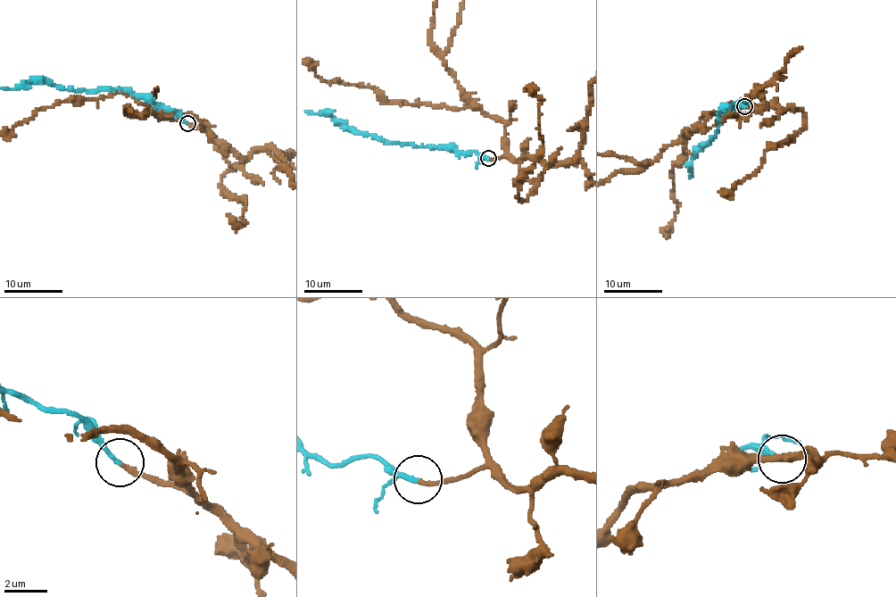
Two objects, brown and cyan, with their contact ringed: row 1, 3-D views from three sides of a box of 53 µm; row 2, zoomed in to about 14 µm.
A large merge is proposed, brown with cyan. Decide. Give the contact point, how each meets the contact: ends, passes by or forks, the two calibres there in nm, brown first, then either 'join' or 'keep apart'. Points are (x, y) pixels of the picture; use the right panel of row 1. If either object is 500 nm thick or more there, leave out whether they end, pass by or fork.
(744, 106) | brown ends | cyan ends | 200/200 nm | join

